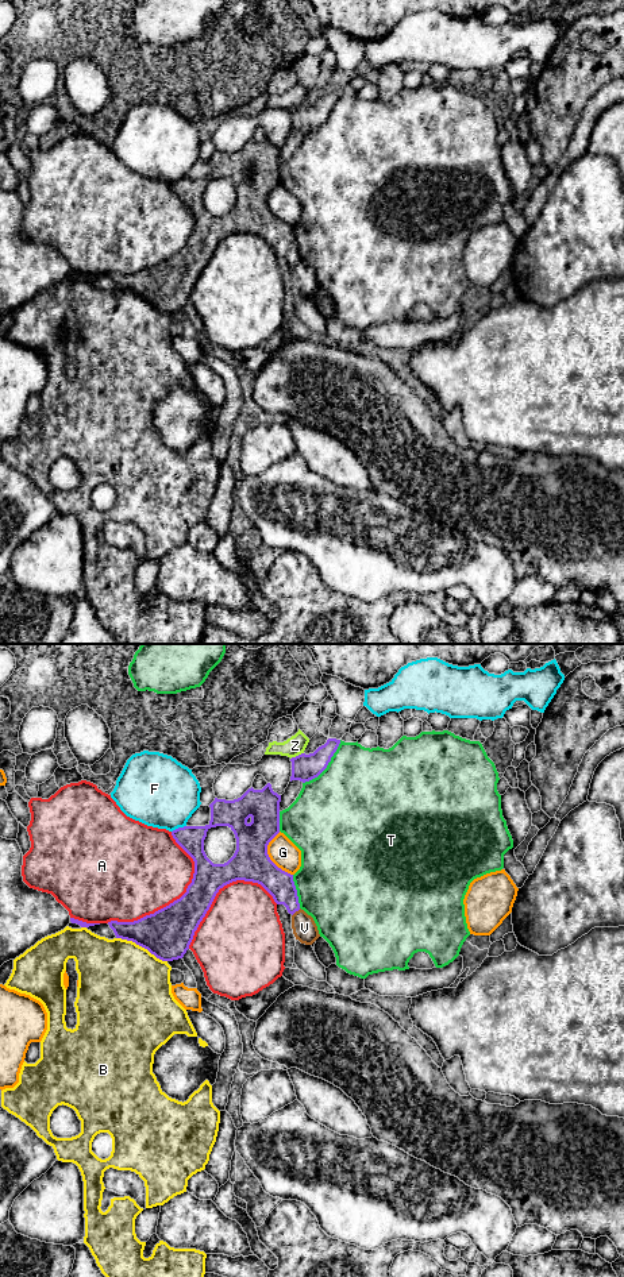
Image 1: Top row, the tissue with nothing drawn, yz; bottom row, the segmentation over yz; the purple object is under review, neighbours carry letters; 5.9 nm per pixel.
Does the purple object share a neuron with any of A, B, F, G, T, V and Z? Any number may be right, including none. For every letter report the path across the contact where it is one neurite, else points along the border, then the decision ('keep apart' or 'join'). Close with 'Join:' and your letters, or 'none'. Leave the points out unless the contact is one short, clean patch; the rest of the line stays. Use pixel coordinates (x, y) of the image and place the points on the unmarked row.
A: keep apart
B: keep apart
F: keep apart
G: keep apart
T: keep apart
V: along yz (300, 261), (292, 267) | keep apart
Z: keep apart
Join: none

